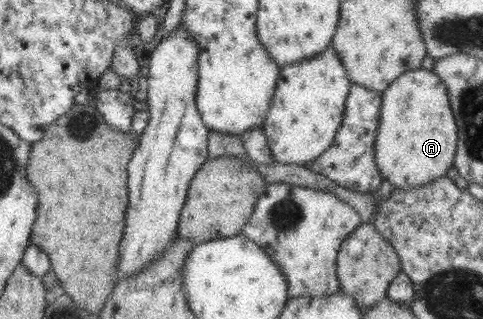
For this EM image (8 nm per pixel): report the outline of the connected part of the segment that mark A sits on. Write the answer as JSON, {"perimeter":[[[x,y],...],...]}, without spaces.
{"perimeter":[[[424,68],[399,75],[383,91],[374,157],[379,174],[394,188],[420,187],[446,176],[457,150],[458,125],[446,86]]]}

